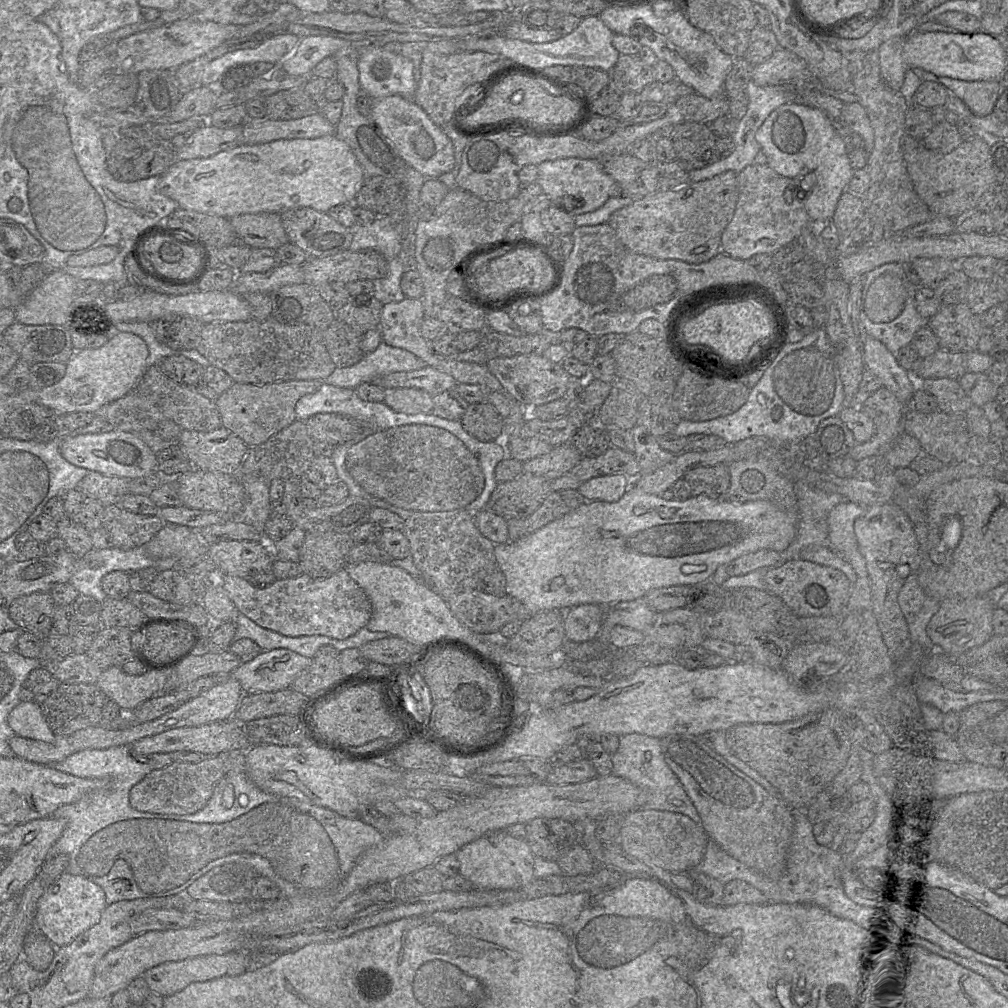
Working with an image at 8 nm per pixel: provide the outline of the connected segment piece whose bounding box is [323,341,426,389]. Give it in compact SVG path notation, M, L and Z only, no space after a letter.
M383 341L353 366L336 368L326 381L333 386L355 389L374 378L394 373L420 370L426 364L413 353Z

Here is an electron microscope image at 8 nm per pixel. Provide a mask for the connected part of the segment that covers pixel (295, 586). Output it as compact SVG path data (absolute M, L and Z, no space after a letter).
M346 569L324 579L315 579L305 573L294 578L276 579L265 588L256 588L245 578L218 576L239 613L260 627L284 636L323 635L343 640L366 627L372 617L371 601Z

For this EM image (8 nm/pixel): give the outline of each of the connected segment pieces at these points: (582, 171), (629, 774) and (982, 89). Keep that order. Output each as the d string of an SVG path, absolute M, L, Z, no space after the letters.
M563 158L544 161L537 165L537 183L551 200L553 206L558 206L573 216L589 213L603 206L610 198L610 189L616 183L608 175L600 160Z
M638 733L620 735L619 738L619 748L611 755L612 774L630 781L642 790L638 799L638 808L683 814L700 824L701 818L695 806L664 760L660 739Z
M938 77L937 82L945 86L950 94L962 100L973 114L980 117L992 114L995 103L1001 93L1001 83L999 80L963 81L949 77Z

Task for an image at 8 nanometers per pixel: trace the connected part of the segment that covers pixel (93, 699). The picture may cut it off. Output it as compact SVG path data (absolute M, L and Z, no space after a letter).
M63 684L44 699L38 699L45 720L57 736L70 735L78 730L101 725L101 712L107 696L95 684Z

